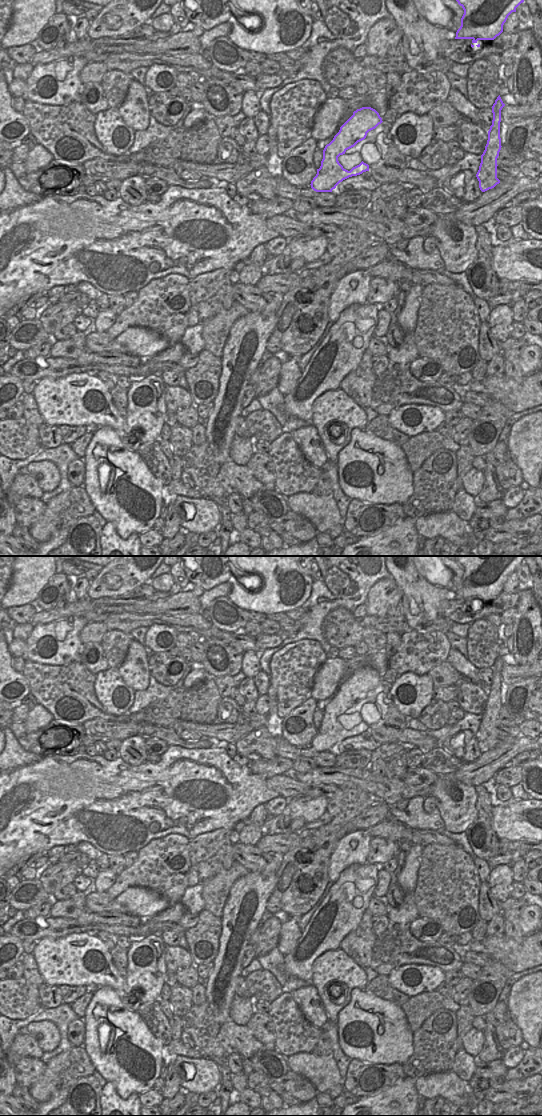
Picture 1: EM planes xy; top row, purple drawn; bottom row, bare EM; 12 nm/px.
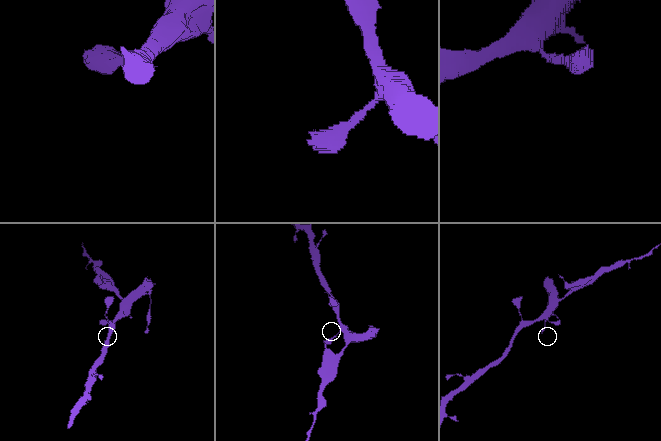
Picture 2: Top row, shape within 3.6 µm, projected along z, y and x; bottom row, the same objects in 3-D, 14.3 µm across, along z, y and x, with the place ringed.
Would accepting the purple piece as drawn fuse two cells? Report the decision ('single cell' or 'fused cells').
single cell

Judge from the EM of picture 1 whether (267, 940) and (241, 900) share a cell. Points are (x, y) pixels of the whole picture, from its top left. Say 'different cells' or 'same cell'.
different cells

